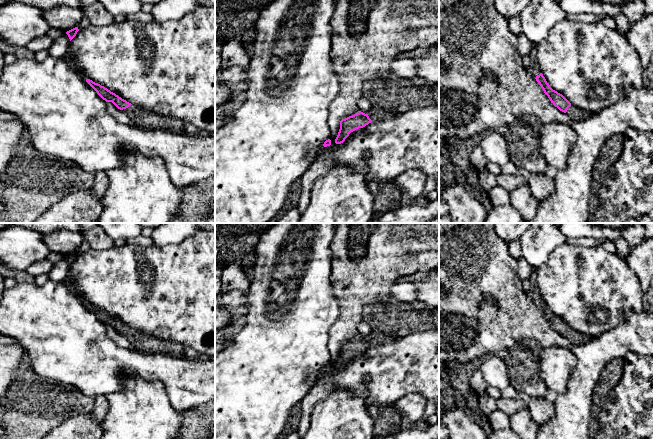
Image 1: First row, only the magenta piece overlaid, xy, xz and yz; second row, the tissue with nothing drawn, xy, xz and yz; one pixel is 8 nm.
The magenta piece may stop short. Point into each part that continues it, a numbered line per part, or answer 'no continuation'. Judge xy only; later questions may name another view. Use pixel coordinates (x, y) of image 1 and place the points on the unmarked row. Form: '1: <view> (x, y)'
1: xy (142, 342)

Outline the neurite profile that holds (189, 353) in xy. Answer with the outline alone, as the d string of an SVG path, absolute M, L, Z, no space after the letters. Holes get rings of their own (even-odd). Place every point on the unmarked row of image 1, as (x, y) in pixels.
M185 346L184 347L184 357L187 359L199 359L200 353L193 349L192 347Z

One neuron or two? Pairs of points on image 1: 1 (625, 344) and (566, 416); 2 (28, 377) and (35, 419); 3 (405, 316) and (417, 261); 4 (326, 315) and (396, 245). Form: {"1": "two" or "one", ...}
{"1": "one", "2": "one", "3": "two", "4": "two"}

